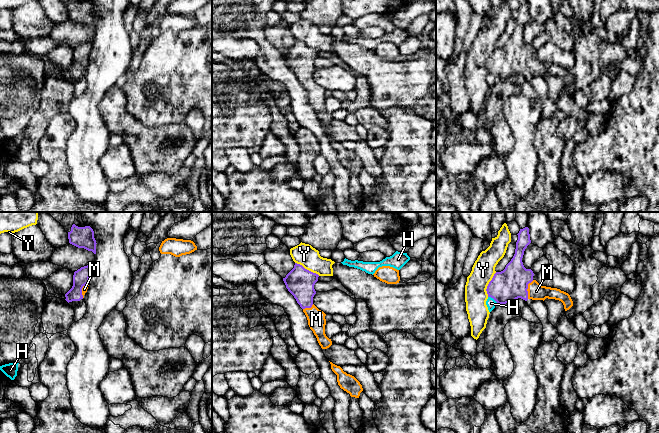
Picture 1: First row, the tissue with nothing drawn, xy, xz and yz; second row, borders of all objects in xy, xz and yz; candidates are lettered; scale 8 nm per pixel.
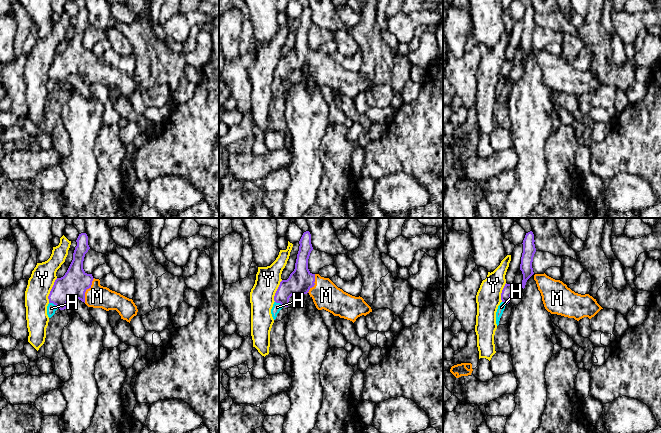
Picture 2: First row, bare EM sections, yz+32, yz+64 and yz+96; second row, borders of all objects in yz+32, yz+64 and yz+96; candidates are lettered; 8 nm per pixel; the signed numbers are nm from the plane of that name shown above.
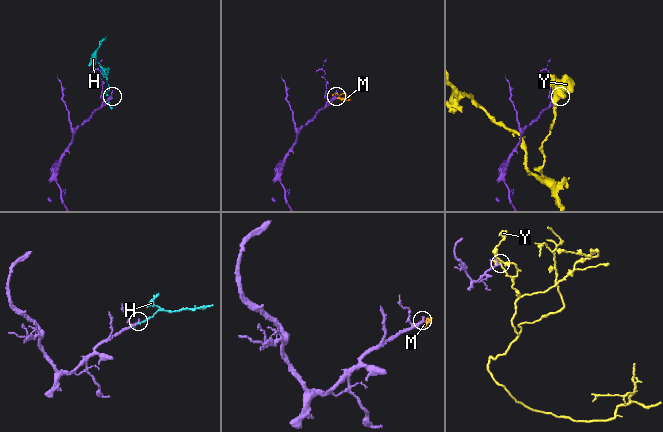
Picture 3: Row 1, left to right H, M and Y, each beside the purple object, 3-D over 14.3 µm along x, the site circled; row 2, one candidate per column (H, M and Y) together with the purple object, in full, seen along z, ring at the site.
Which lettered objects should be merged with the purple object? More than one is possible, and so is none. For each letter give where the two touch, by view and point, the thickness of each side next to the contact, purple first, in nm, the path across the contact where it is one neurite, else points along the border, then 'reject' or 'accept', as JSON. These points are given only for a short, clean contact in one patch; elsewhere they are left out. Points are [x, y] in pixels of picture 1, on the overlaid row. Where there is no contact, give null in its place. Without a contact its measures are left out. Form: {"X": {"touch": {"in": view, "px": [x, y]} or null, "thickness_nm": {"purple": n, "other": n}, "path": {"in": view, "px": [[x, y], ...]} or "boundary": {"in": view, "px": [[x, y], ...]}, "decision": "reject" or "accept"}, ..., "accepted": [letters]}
{"H": {"touch": {"in": "yz", "px": [493, 298]}, "thickness_nm": {"purple": 260, "other": 80}, "decision": "reject"}, "M": {"touch": {"in": "yz", "px": [527, 288]}, "thickness_nm": {"purple": 260, "other": 130}, "path": {"in": "yz", "px": [[506, 286], [527, 288], [536, 291]]}, "decision": "accept"}, "Y": {"touch": {"in": "yz", "px": [488, 284]}, "thickness_nm": {"purple": 260, "other": 190}, "decision": "reject"}, "accepted": ["M"]}

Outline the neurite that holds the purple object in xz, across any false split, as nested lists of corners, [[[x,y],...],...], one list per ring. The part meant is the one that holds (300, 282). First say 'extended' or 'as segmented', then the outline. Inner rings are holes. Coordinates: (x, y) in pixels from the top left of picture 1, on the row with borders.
extended | [[[295,263],[294,268],[283,278],[283,281],[288,291],[303,309],[308,325],[319,345],[322,349],[327,349],[332,345],[332,341],[325,334],[326,314],[313,304],[313,297],[316,294],[314,285],[318,281],[318,277],[318,274]]]

